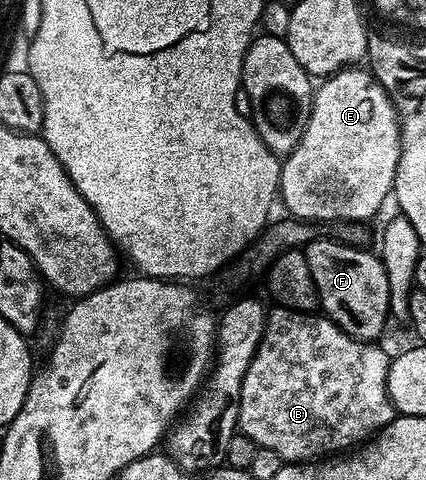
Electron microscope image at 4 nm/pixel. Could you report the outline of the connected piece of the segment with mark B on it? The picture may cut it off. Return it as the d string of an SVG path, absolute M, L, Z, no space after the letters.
M278 306L266 317L266 332L262 335L260 346L248 366L242 379L242 394L238 397L238 428L241 435L252 438L259 448L276 450L284 462L314 462L331 454L342 454L363 442L369 441L385 424L391 424L395 418L394 404L388 394L388 370L391 357L374 342L352 338L344 330L340 330L325 315L307 314L285 306Z

